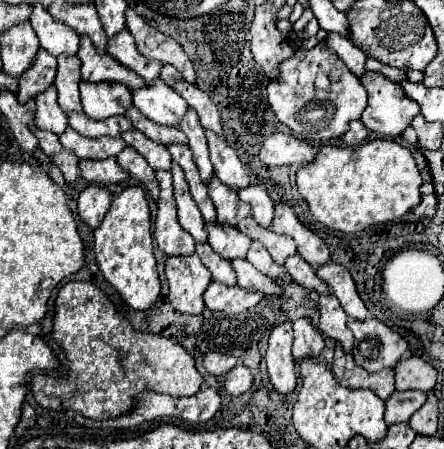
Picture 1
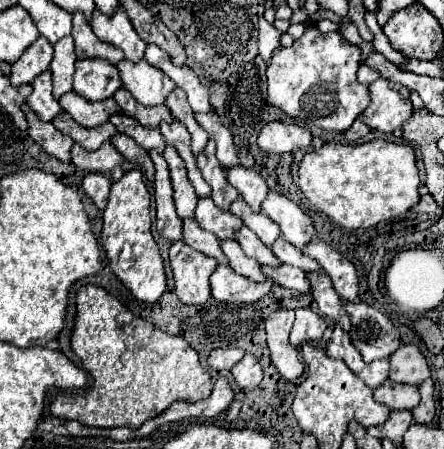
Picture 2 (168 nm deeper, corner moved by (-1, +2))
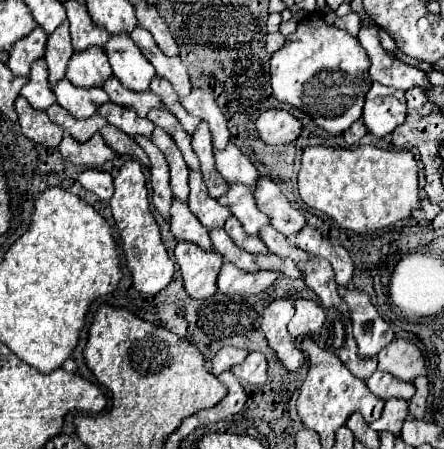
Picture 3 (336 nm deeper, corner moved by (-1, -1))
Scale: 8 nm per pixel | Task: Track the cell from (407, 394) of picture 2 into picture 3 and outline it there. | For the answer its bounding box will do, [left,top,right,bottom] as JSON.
[367,371,415,401]

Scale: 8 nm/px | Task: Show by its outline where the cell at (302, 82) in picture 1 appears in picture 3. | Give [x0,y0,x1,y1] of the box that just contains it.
[269,13,371,133]

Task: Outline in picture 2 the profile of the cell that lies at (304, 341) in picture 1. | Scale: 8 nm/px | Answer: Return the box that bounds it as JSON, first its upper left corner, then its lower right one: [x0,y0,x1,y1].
[289,308,327,346]

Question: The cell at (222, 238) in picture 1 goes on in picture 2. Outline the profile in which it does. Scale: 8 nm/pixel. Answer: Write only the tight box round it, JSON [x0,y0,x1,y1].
[195,198,243,240]

